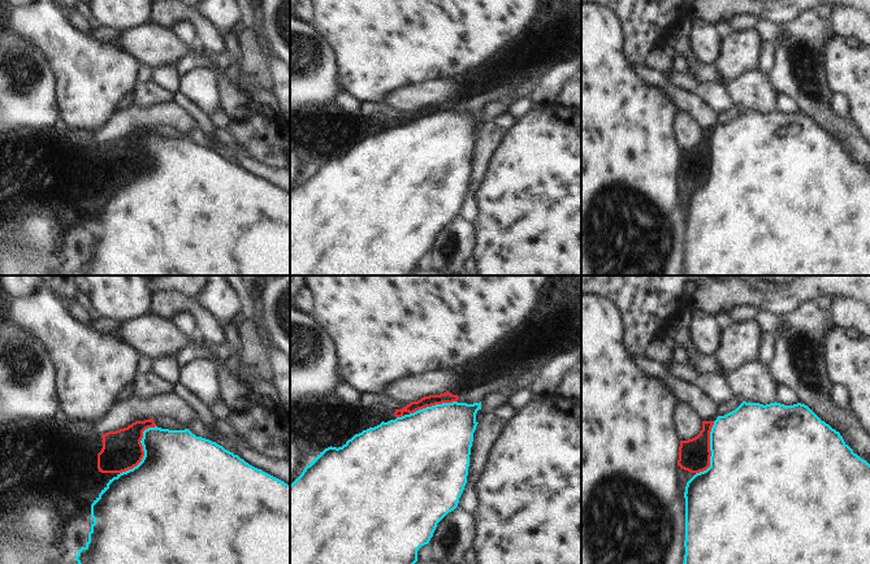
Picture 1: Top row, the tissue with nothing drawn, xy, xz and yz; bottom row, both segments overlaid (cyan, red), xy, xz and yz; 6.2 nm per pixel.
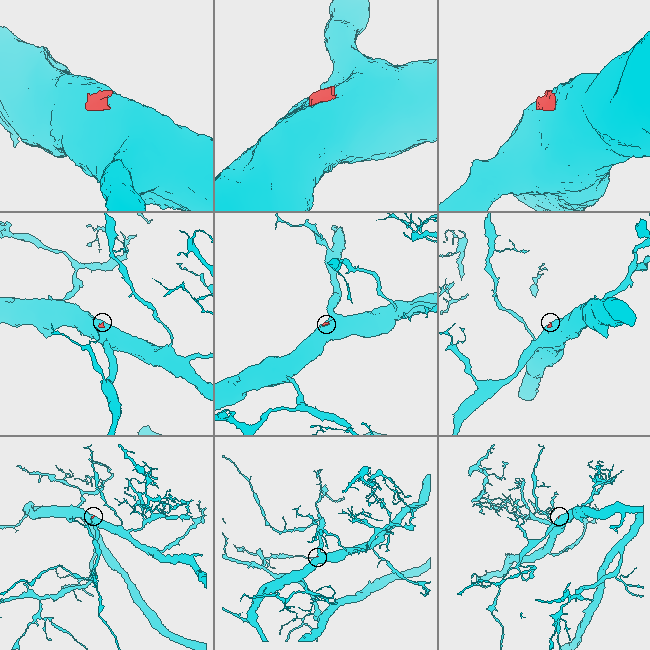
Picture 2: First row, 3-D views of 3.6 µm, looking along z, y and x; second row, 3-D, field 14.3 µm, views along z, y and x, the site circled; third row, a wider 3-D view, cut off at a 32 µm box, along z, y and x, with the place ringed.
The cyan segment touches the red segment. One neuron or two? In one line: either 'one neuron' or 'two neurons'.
one neuron

